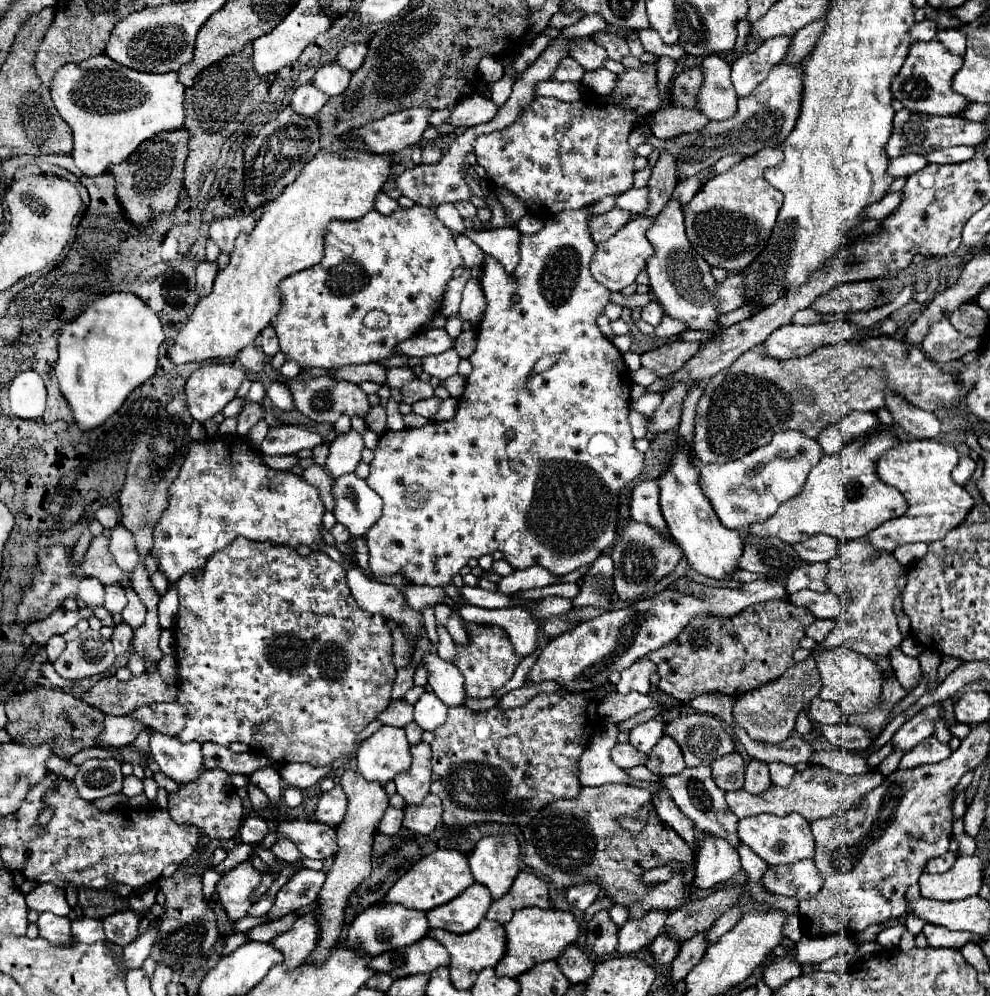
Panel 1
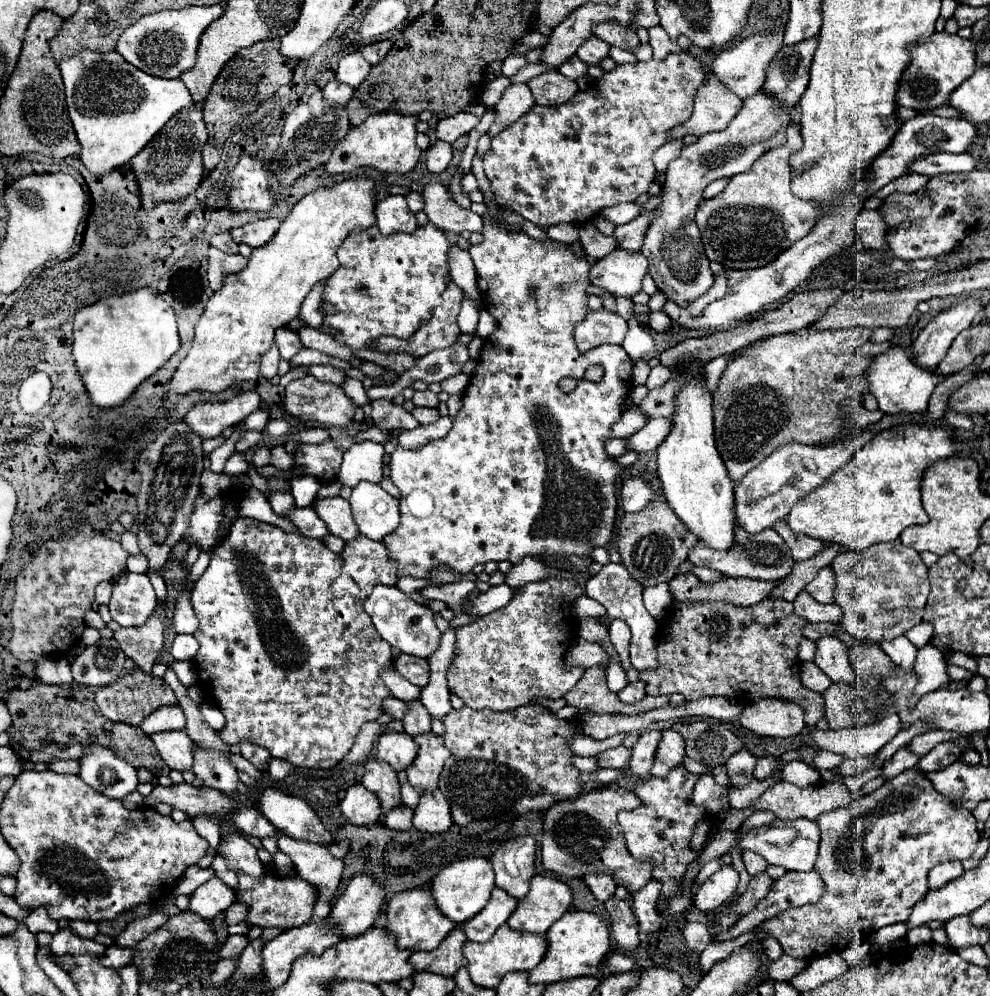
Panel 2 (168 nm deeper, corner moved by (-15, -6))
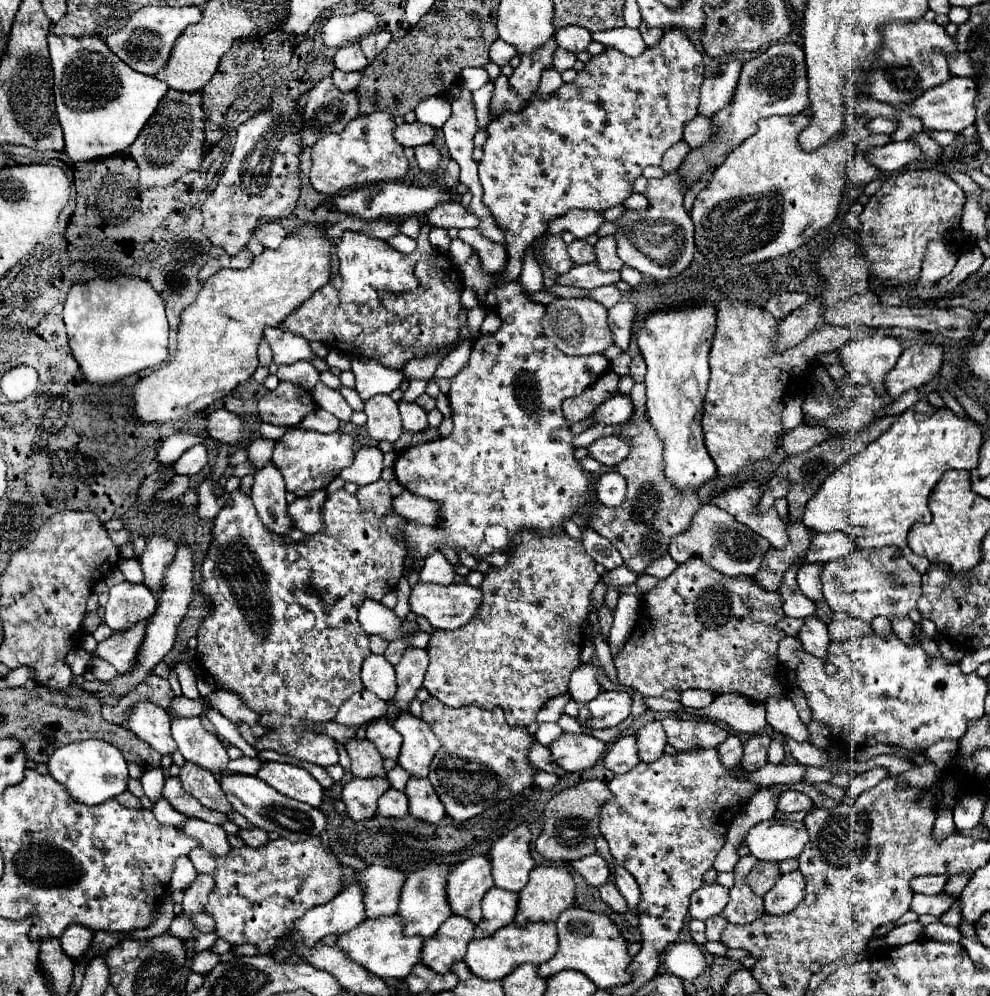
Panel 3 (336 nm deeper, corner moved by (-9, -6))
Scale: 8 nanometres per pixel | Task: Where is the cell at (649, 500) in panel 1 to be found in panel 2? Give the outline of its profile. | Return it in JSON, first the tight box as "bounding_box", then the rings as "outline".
{"bounding_box":[620,478,656,512],"outline":[[[628,478],[622,484],[620,496],[626,512],[640,512],[656,498],[656,490],[652,490],[652,486],[646,484],[642,478]]]}

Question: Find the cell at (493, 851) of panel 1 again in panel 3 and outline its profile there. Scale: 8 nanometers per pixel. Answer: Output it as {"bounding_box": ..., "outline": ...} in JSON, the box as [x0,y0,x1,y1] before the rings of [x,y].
{"bounding_box":[492,824,534,892],"outline":[[[520,824],[492,846],[492,876],[498,888],[520,892],[526,886],[528,874],[534,868],[534,860],[530,856],[530,840],[532,834],[528,824]]]}

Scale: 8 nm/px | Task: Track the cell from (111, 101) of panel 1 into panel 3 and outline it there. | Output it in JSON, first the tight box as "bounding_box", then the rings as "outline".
{"bounding_box":[48,34,168,162],"outline":[[[48,34],[50,46],[50,62],[54,72],[54,102],[56,102],[56,116],[60,120],[64,132],[64,152],[72,162],[88,162],[112,156],[116,152],[124,152],[144,128],[148,118],[154,114],[158,102],[168,92],[168,86],[154,76],[140,74],[124,64],[102,38],[98,36],[56,36]]]}

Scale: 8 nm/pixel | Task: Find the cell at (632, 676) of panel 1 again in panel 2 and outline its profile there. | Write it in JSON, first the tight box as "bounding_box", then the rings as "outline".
{"bounding_box":[618,682,646,704],"outline":[[[630,682],[622,692],[618,692],[618,698],[626,704],[634,704],[638,700],[642,700],[646,696],[646,690],[644,690],[644,682]]]}

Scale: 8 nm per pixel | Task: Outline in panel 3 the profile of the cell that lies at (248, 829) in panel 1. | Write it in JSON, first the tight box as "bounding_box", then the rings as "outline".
{"bounding_box":[162,776,226,824],"outline":[[[170,776],[166,778],[164,782],[164,790],[162,790],[162,798],[168,800],[172,804],[172,808],[180,814],[184,814],[186,818],[200,818],[200,820],[206,820],[210,824],[222,824],[226,822],[226,814],[220,814],[220,812],[214,812],[214,810],[208,810],[204,808],[194,796],[190,796],[182,784],[180,784],[180,778],[176,776]]]}

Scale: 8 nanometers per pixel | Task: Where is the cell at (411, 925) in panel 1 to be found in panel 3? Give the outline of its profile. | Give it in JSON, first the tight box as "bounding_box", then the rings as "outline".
{"bounding_box":[398,864,452,940],"outline":[[[432,864],[422,870],[416,870],[408,876],[404,888],[402,888],[402,898],[400,898],[400,908],[398,916],[406,922],[406,936],[422,936],[424,940],[434,936],[434,932],[440,928],[440,924],[452,914],[448,900],[446,900],[446,876],[450,872],[450,864]]]}

